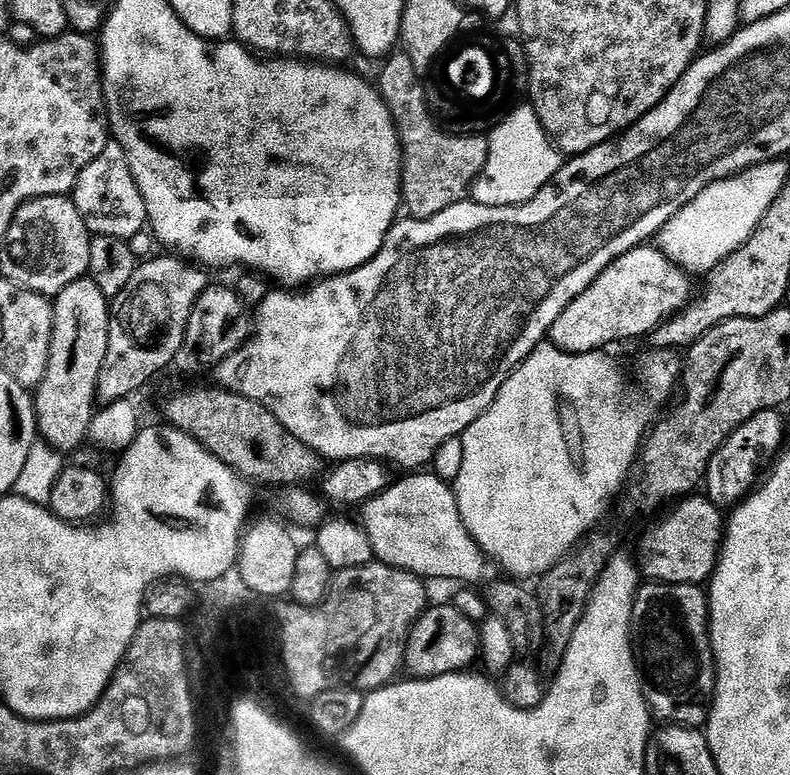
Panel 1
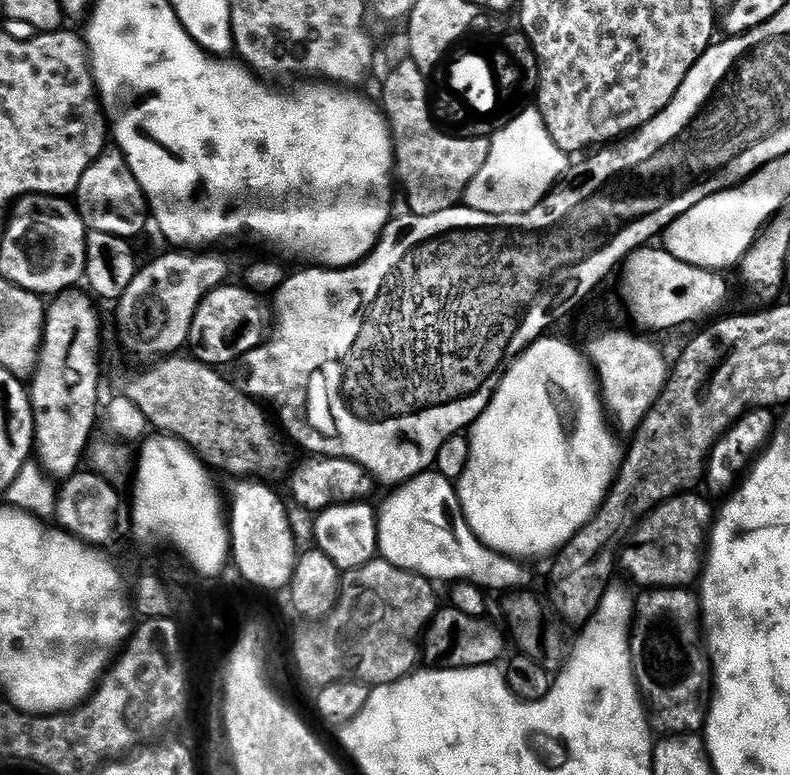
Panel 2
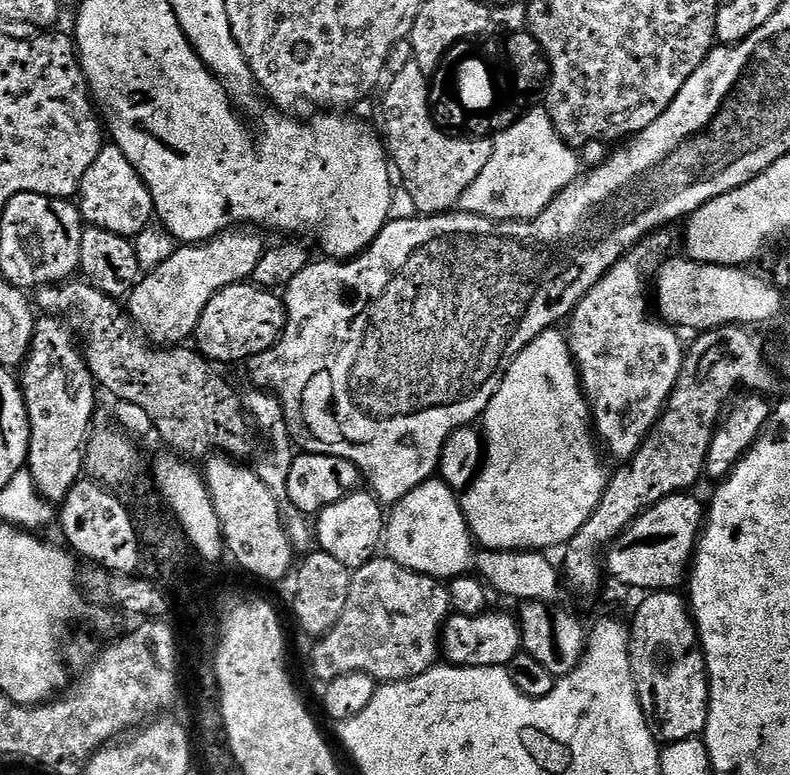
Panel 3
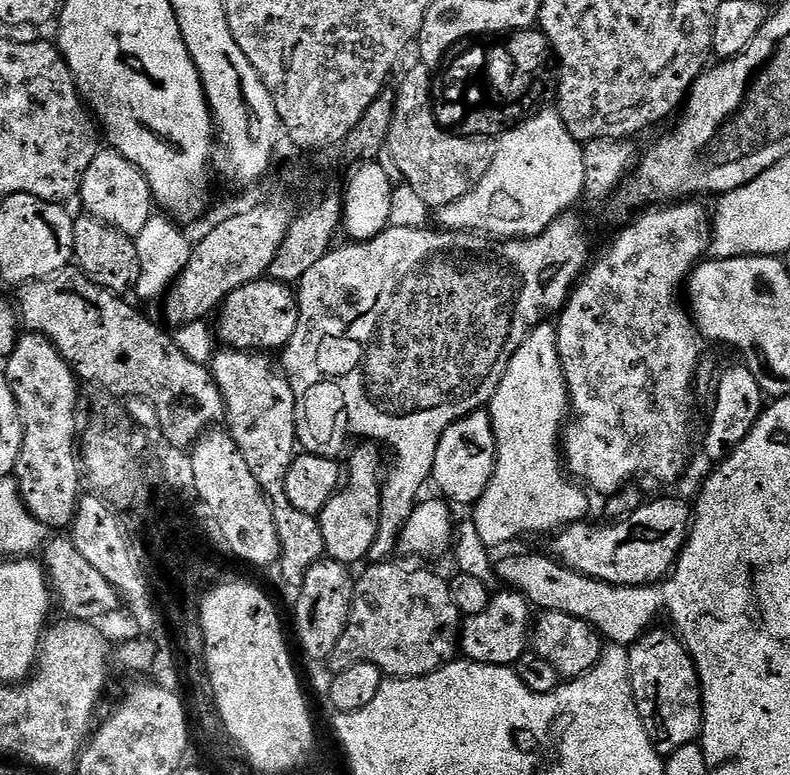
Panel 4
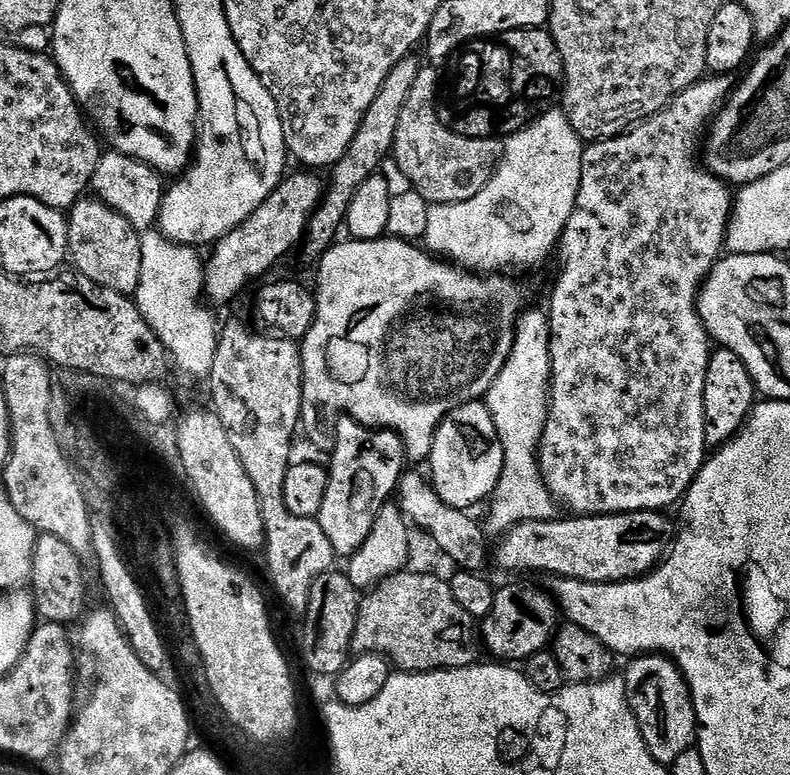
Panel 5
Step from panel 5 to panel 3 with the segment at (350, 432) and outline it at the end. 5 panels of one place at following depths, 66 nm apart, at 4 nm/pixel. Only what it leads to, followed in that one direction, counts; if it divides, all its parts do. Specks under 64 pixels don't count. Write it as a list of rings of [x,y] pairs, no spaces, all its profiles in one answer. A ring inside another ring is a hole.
[[[358,490],[345,495],[334,506],[324,508],[317,517],[314,534],[321,551],[337,558],[353,572],[364,566],[366,562],[375,559],[382,544],[385,527],[386,518],[378,499],[369,491]]]

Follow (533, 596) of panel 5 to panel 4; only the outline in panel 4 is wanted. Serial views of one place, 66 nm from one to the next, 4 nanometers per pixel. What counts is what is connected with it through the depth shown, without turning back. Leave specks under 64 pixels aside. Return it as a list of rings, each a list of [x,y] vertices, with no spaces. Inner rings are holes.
[[[515,590],[497,591],[488,608],[463,621],[460,629],[459,651],[473,664],[489,664],[495,668],[514,666],[524,652],[529,651],[534,635],[534,609],[528,599]]]

